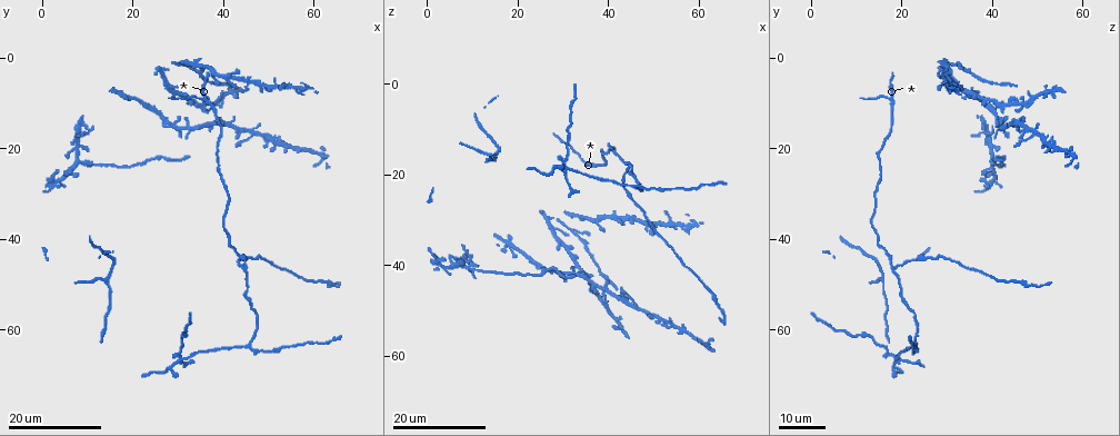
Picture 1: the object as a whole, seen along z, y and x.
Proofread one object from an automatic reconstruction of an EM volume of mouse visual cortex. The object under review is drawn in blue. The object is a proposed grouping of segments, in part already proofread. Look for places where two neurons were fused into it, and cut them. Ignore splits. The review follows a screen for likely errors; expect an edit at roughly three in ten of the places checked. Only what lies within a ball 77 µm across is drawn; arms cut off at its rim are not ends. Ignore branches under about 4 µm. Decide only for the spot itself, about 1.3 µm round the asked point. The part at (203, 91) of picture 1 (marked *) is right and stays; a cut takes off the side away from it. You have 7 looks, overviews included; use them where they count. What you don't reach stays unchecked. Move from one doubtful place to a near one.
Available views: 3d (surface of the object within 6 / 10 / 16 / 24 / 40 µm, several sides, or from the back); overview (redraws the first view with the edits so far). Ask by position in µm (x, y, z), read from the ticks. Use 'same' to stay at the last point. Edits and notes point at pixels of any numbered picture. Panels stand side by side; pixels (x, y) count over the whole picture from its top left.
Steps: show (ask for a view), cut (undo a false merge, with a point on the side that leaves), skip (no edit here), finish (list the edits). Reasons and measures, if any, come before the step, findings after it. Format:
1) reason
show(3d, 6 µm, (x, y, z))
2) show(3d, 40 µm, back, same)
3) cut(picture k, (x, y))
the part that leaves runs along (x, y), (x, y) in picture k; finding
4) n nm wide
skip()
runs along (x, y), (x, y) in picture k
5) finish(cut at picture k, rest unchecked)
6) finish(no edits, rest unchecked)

small branch off a trunk
show(3d, 24 µm, (36.0, 9.0, 18.0))

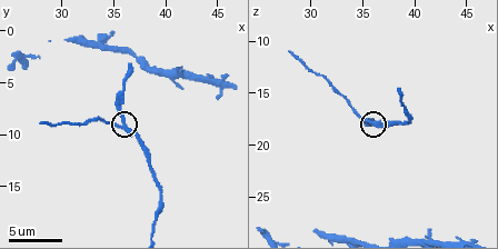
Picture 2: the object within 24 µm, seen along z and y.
show(3d, 10 µm, (36.2, 9.4, 18.0))

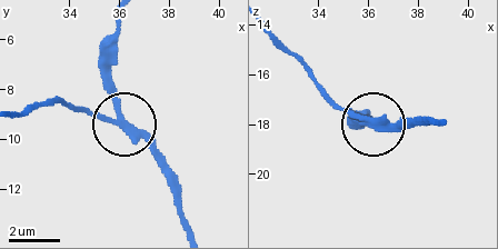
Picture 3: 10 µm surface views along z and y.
3 arms
cut(picture 3, (95, 115))
the part that leaves runs along (375, 119), (338, 106), (268, 36) in picture 3; two neurons meet here

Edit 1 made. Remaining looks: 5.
thin arm on a thick one
show(3d, 16 µm, (47.0, 16.5, 50.0))

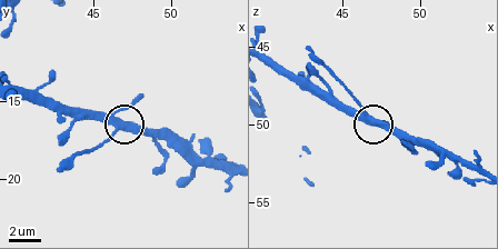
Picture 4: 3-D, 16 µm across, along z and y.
closer look
show(3d, 6 µm, (46.4, 17.0, 49.4))

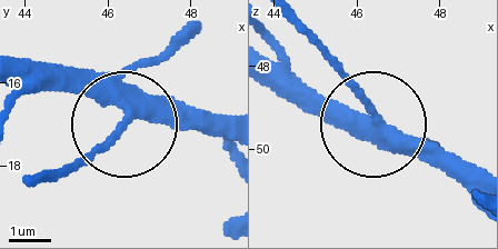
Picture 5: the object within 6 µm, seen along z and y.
310 nm wide
skip()
all the same neuron

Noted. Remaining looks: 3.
side arm on a straight run
show(3d, 16 µm, (38.0, 10.5, 46.5))

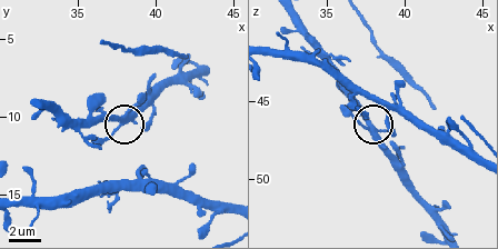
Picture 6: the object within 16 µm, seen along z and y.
zoom in
show(3d, 6 µm, (37.6, 10.8, 46.6))

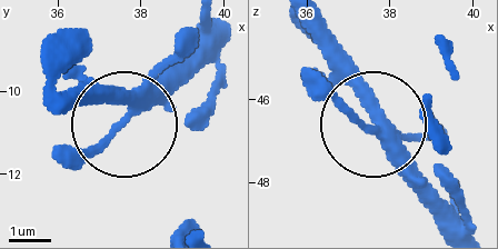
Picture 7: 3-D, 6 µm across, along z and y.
side arm 13 µm
skip()
runs along (304, 22), (378, 132), (435, 189) in picture 7; continuous, no second neuron

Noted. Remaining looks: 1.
finish(cut at picture 3, rest unchecked)

